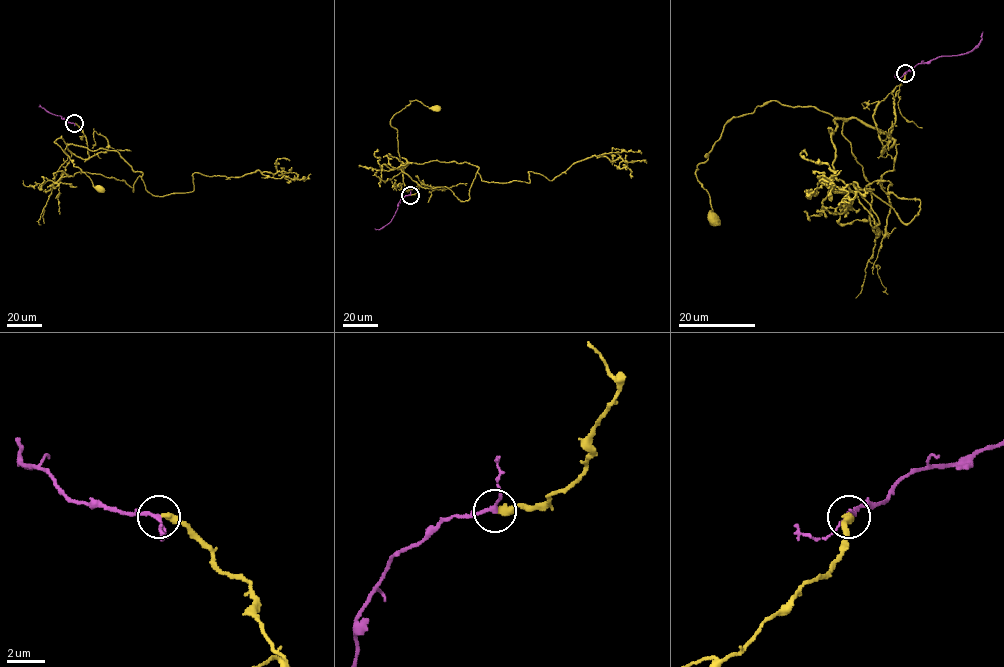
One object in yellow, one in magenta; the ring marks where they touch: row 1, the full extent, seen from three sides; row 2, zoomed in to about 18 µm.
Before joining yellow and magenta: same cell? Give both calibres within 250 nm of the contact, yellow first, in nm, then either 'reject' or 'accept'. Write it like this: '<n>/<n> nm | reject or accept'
380/180 nm | accept

